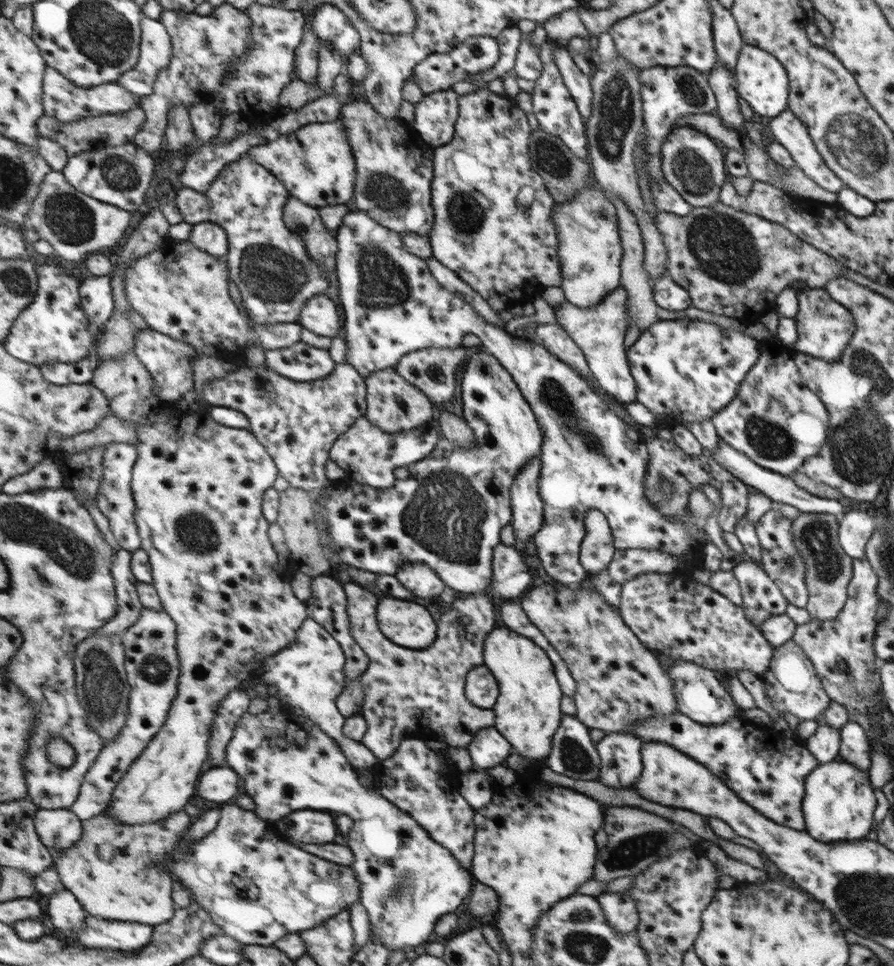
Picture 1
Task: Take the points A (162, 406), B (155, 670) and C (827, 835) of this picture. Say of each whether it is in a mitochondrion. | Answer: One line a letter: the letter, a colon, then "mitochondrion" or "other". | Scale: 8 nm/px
A: other
B: mitochondrion
C: other

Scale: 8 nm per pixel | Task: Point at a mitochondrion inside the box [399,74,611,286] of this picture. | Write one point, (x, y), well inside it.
(464, 211)

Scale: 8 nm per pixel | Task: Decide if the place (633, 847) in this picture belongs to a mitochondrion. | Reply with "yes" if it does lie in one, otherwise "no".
yes

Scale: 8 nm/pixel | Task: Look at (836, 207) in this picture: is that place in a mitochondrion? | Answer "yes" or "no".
no

